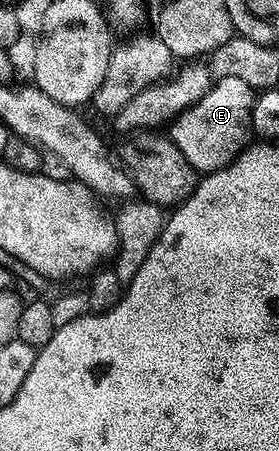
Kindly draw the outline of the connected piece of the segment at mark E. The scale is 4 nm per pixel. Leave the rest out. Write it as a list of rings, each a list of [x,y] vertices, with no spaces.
[[[219,77],[211,84],[208,92],[194,105],[187,105],[182,113],[173,121],[168,129],[171,141],[180,147],[184,159],[192,163],[192,167],[199,174],[215,173],[218,169],[224,169],[232,164],[243,153],[247,145],[252,141],[250,128],[250,111],[252,97],[244,91],[243,83],[235,77]]]

